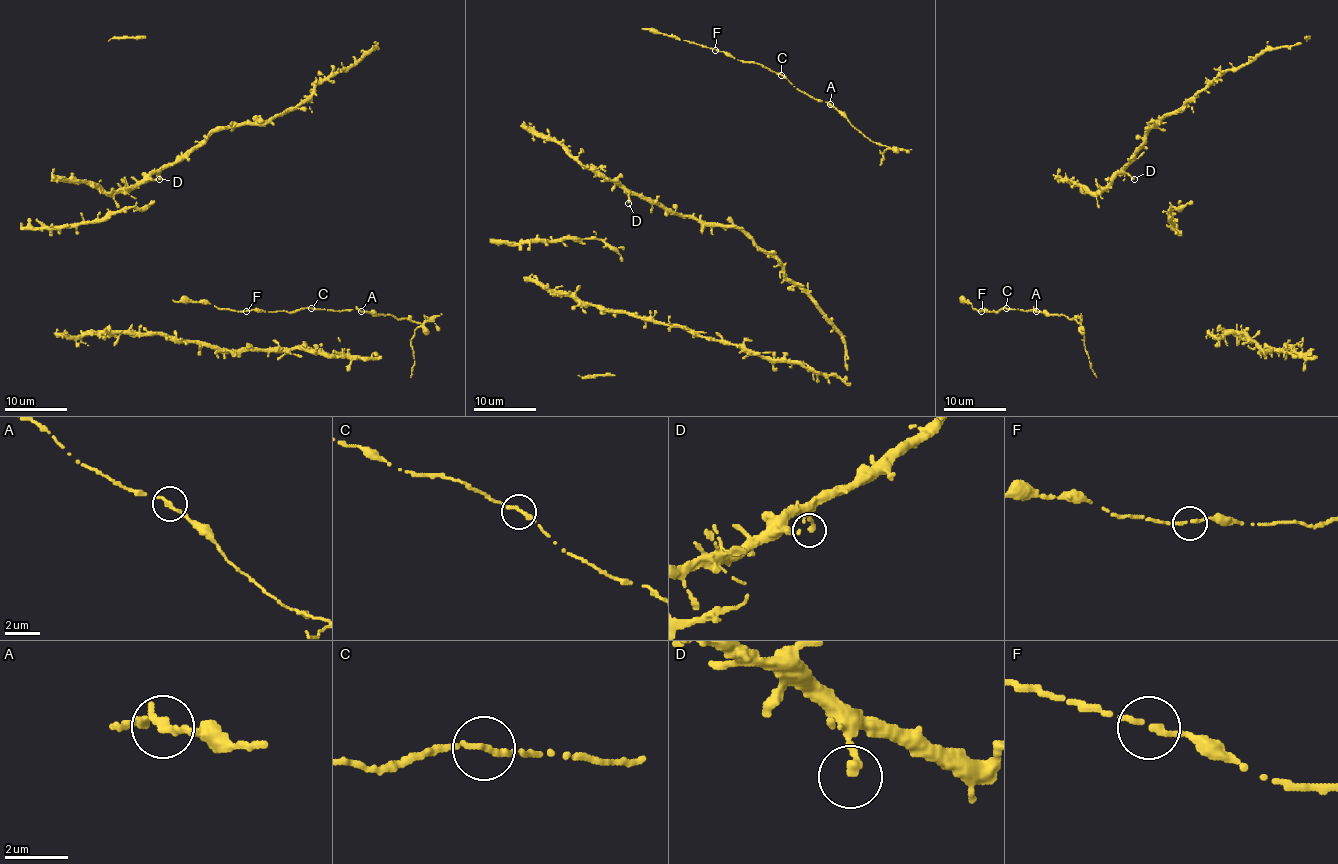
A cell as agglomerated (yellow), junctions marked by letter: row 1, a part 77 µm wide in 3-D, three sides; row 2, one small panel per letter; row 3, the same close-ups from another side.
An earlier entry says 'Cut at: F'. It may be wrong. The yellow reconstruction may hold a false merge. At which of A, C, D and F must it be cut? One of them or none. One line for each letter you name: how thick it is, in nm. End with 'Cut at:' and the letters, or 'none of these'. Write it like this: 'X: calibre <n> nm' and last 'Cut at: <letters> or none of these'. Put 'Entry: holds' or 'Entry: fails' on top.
Entry: fails
Cut at: none of these

